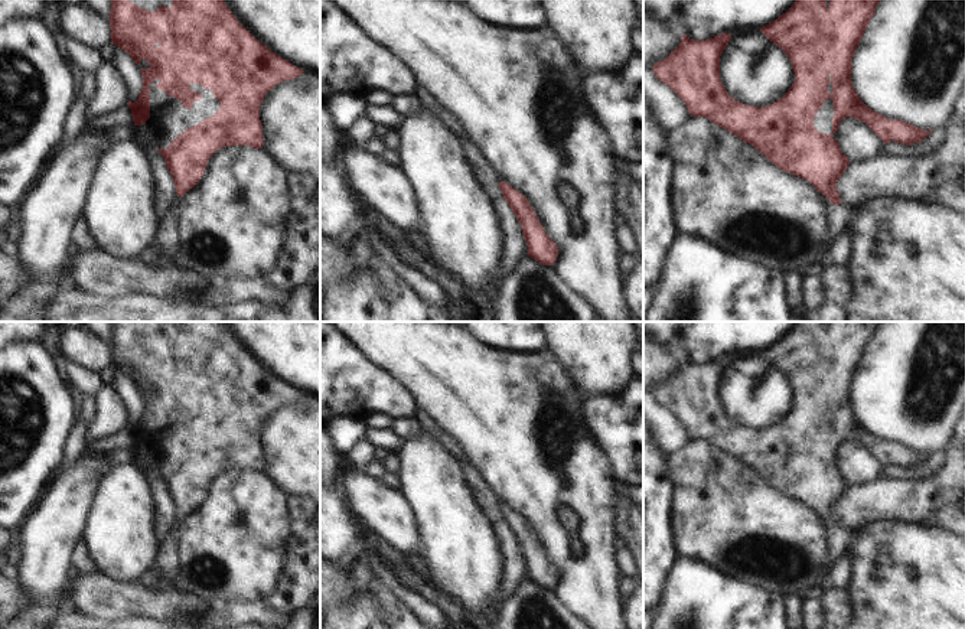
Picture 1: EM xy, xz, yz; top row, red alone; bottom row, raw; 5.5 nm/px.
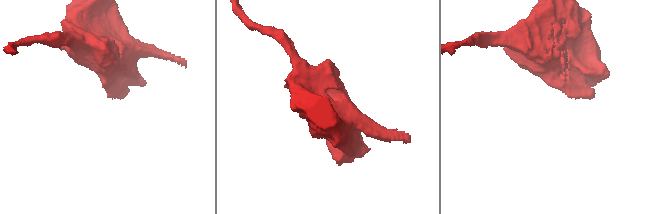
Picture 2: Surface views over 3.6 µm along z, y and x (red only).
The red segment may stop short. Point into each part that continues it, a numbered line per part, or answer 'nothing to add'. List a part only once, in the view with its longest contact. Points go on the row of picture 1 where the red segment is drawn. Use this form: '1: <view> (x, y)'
1: yz (840, 215)

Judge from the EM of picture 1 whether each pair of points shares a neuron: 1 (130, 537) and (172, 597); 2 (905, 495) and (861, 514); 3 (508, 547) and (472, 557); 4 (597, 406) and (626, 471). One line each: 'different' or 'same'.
1: different
2: same
3: different
4: same

